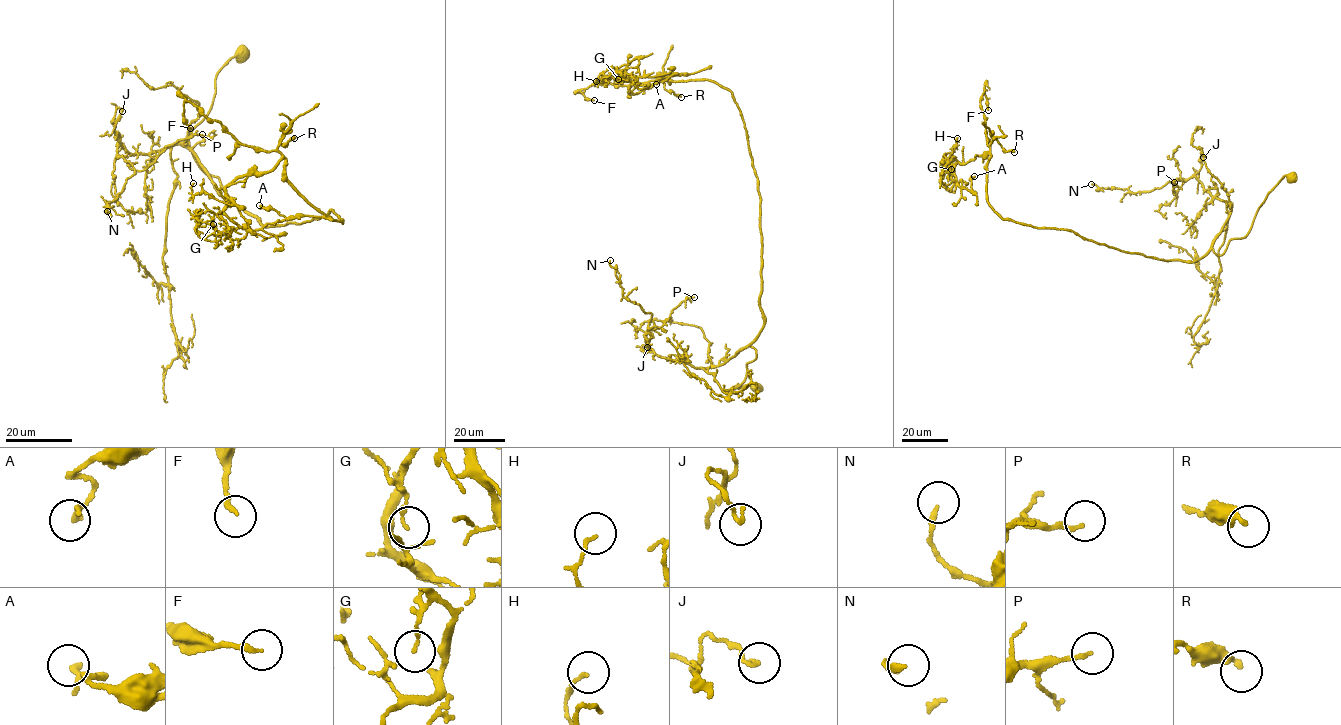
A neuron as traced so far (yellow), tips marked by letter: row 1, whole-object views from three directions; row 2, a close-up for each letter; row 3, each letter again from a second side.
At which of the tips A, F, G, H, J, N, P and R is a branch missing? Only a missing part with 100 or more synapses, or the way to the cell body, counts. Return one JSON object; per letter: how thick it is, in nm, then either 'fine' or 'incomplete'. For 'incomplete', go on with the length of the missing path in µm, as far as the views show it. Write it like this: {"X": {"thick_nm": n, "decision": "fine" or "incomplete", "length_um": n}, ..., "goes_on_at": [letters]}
{"A": {"thick_nm": 150, "decision": "fine"}, "F": {"thick_nm": 170, "decision": "fine"}, "G": {"thick_nm": 110, "decision": "fine"}, "H": {"thick_nm": 120, "decision": "fine"}, "J": {"thick_nm": 150, "decision": "fine"}, "N": {"thick_nm": 190, "decision": "fine"}, "P": {"thick_nm": 140, "decision": "fine"}, "R": {"thick_nm": 280, "decision": "fine"}, "goes_on_at": []}

